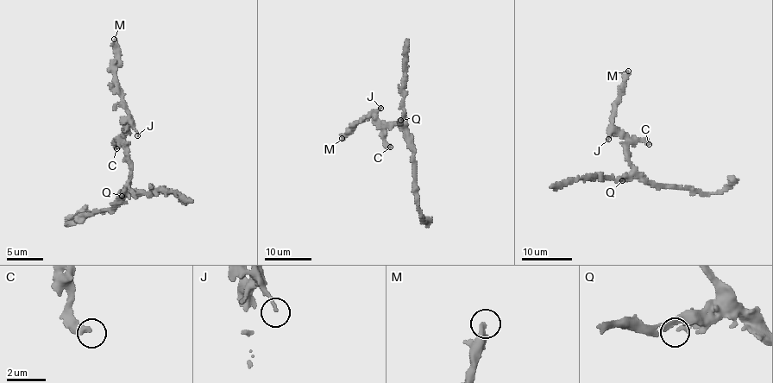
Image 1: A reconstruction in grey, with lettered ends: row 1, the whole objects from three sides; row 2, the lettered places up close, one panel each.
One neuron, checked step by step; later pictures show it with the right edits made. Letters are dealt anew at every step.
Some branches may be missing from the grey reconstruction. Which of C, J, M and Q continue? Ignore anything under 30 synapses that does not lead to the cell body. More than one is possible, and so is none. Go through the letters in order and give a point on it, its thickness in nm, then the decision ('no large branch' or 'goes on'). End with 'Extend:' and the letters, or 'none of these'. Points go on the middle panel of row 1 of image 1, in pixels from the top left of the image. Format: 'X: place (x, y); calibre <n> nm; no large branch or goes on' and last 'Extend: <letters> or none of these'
C: place (390, 147); calibre 380 nm; no large branch
J: place (380, 108); calibre 120 nm; no large branch
M: place (342, 138); calibre 360 nm; no large branch
Q: place (400, 120); calibre 220 nm; no large branch
Extend: none of these

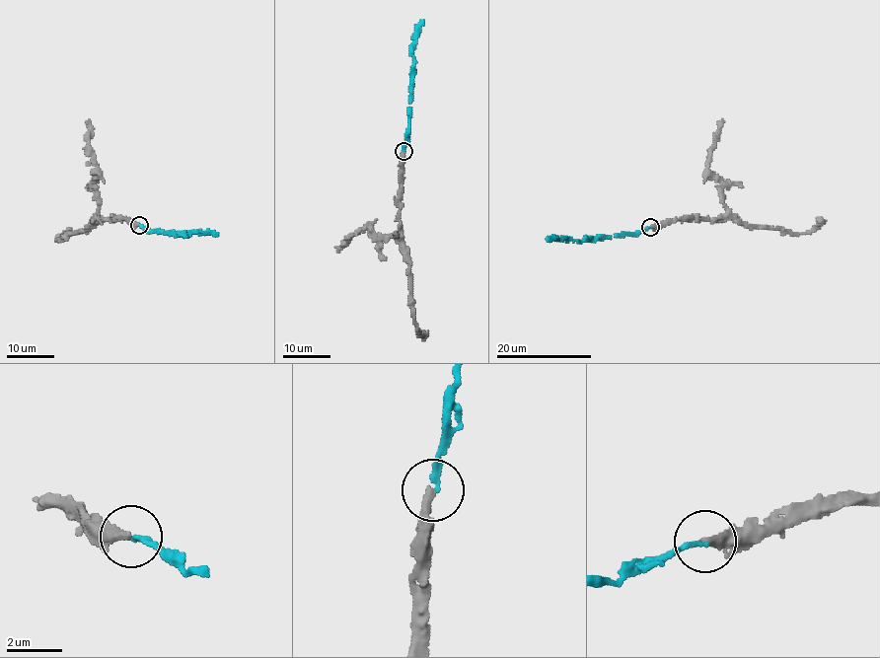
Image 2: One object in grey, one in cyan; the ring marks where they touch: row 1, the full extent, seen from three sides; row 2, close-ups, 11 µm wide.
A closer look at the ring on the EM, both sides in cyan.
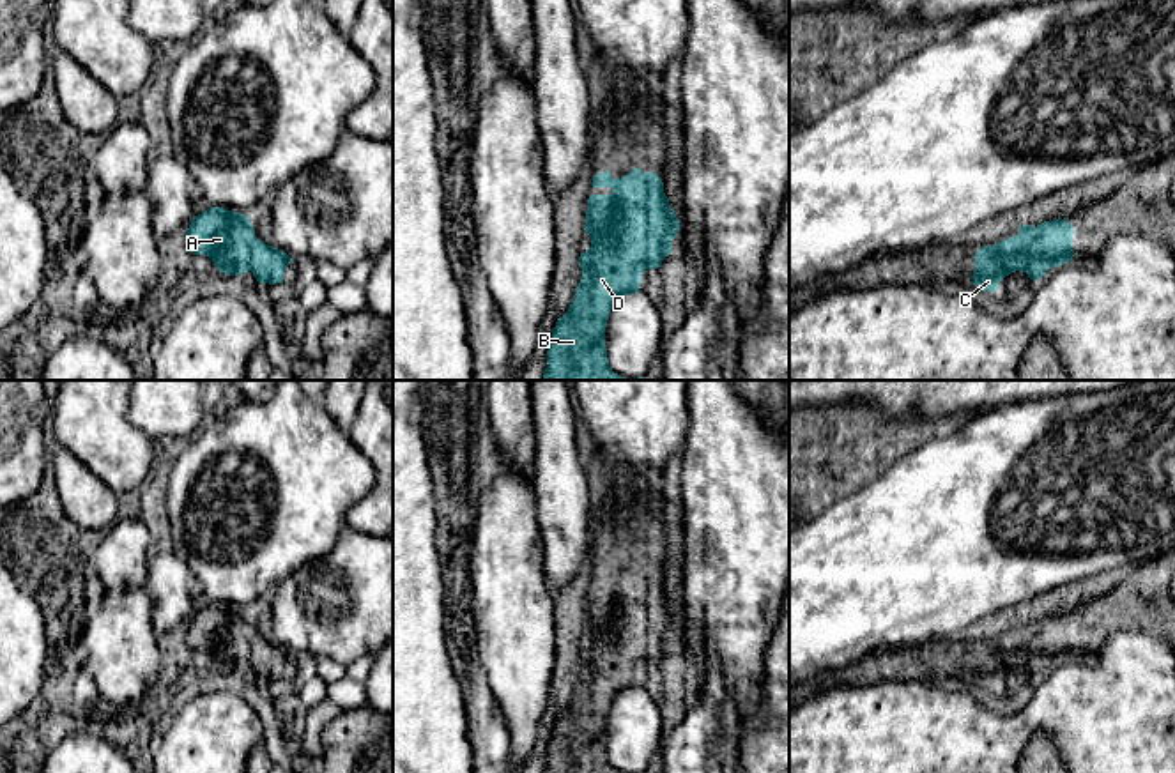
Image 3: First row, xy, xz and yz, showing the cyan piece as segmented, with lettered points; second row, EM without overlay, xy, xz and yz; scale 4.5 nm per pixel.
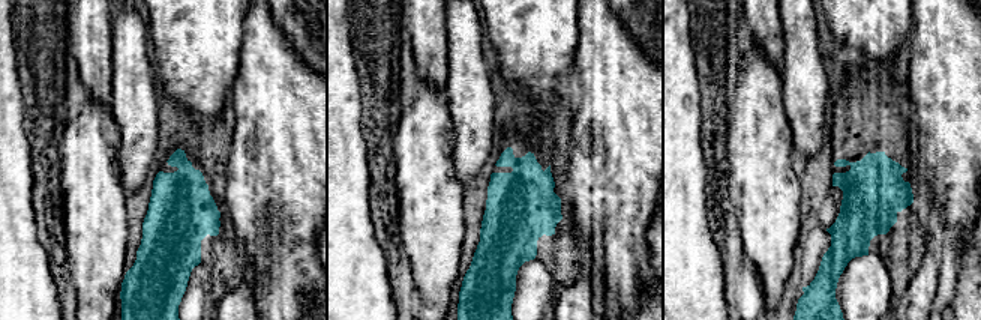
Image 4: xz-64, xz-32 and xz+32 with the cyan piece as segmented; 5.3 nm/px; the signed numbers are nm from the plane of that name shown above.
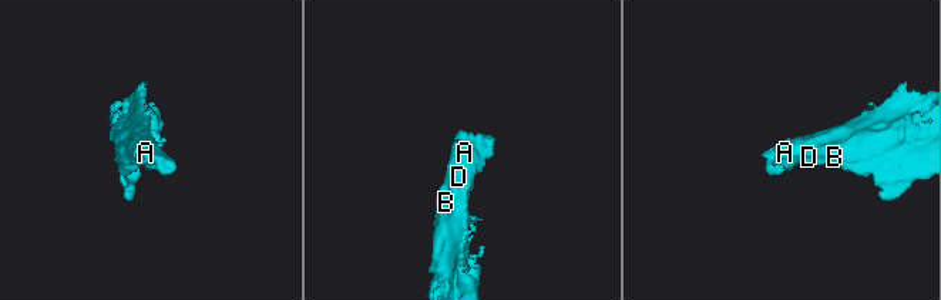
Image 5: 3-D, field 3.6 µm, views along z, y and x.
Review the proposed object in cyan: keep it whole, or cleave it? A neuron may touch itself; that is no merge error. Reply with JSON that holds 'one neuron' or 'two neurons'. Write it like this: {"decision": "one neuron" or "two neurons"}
{"decision": "one neuron"}

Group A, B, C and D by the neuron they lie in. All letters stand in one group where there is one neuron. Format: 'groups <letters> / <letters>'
groups A B C D

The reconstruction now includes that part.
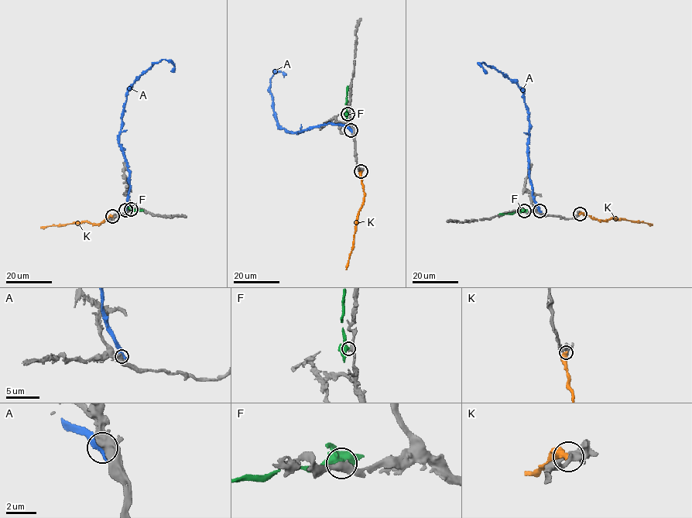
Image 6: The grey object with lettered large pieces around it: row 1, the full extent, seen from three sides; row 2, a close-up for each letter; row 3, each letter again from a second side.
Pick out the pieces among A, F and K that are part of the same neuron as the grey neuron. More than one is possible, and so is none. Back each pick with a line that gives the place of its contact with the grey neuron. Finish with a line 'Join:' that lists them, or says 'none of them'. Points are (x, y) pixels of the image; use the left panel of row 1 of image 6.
K: meets grey at (112, 216)
Join: K

